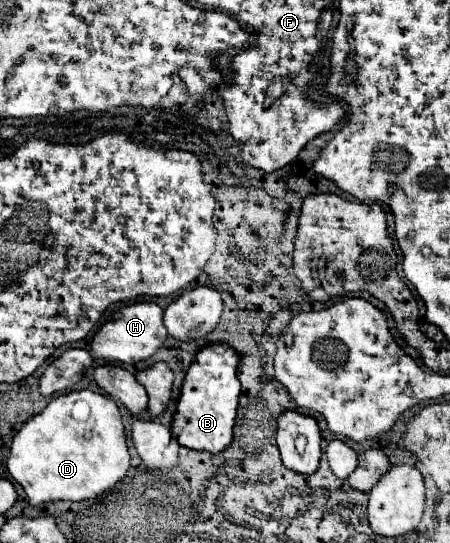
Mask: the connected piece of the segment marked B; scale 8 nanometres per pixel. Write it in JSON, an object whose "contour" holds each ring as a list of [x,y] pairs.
{"contour":[[[210,343],[196,353],[192,365],[186,371],[182,391],[176,403],[176,413],[170,425],[174,439],[182,447],[220,453],[230,445],[240,397],[240,381],[236,377],[236,367],[238,353],[226,343]]]}

